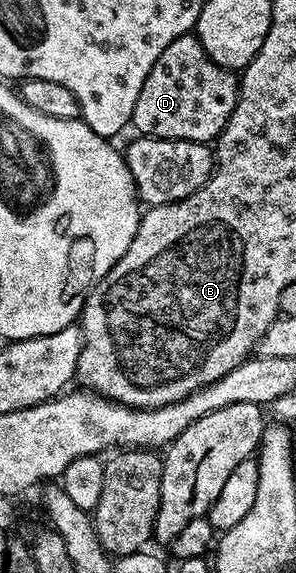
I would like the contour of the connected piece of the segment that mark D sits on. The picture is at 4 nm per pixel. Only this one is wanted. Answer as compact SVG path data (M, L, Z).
M188 34L169 42L165 50L161 50L161 58L153 62L153 70L149 70L149 78L145 78L145 86L141 86L141 94L137 98L137 106L133 106L131 124L136 133L170 140L192 140L207 144L218 140L223 127L229 122L233 110L239 101L239 81L236 73L230 68L222 68L212 62L201 46L199 37Z

